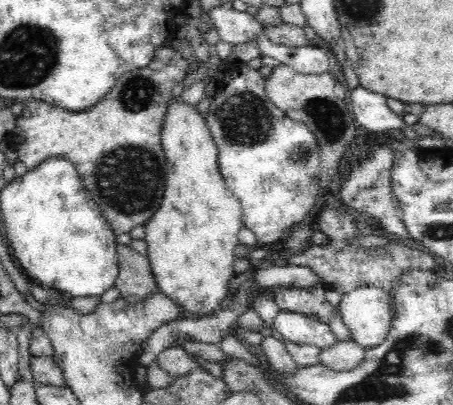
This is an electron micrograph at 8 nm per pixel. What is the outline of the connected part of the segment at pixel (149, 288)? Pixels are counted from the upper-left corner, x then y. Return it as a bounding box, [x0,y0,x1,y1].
[114,245,157,304]

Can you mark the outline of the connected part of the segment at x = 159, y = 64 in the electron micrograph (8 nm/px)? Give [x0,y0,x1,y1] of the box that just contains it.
[5,46,188,235]

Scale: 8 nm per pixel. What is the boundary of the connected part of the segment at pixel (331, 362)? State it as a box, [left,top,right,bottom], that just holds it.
[317,338,366,371]

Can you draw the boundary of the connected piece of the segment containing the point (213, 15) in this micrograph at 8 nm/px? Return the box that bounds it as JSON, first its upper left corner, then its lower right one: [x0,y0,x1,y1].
[208,5,264,44]

